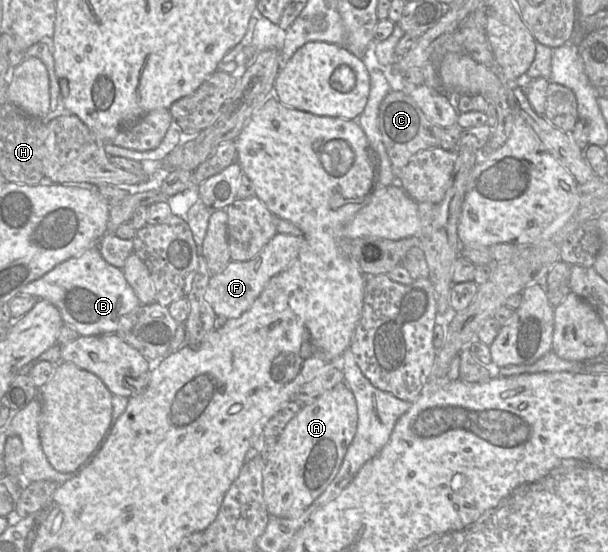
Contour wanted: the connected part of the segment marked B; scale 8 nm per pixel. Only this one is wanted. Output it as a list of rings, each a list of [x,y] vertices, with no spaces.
[[[97,246],[58,264],[42,277],[21,288],[17,295],[31,295],[39,300],[49,301],[59,310],[64,323],[72,325],[81,336],[115,334],[122,318],[141,305],[122,269],[106,262]]]

